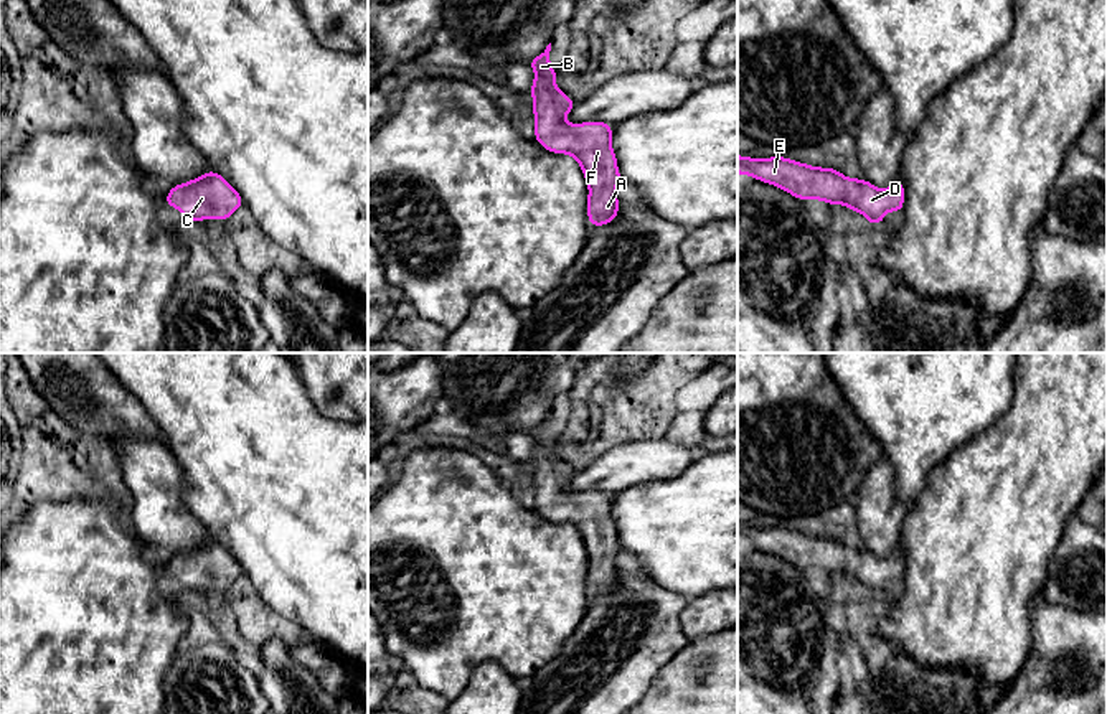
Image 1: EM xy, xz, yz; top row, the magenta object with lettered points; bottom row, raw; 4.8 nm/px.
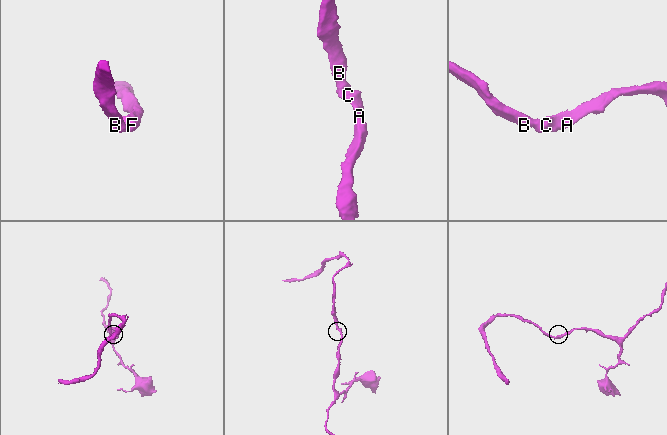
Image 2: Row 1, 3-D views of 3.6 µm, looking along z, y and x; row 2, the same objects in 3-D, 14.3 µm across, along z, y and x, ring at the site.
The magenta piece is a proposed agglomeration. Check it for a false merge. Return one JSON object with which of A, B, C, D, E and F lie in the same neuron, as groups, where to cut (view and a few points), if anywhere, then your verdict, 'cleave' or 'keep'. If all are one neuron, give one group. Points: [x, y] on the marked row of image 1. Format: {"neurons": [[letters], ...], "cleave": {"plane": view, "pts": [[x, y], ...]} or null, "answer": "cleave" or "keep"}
{"neurons": [["A", "B", "C", "D", "E", "F"]], "cleave": null, "answer": "keep"}

